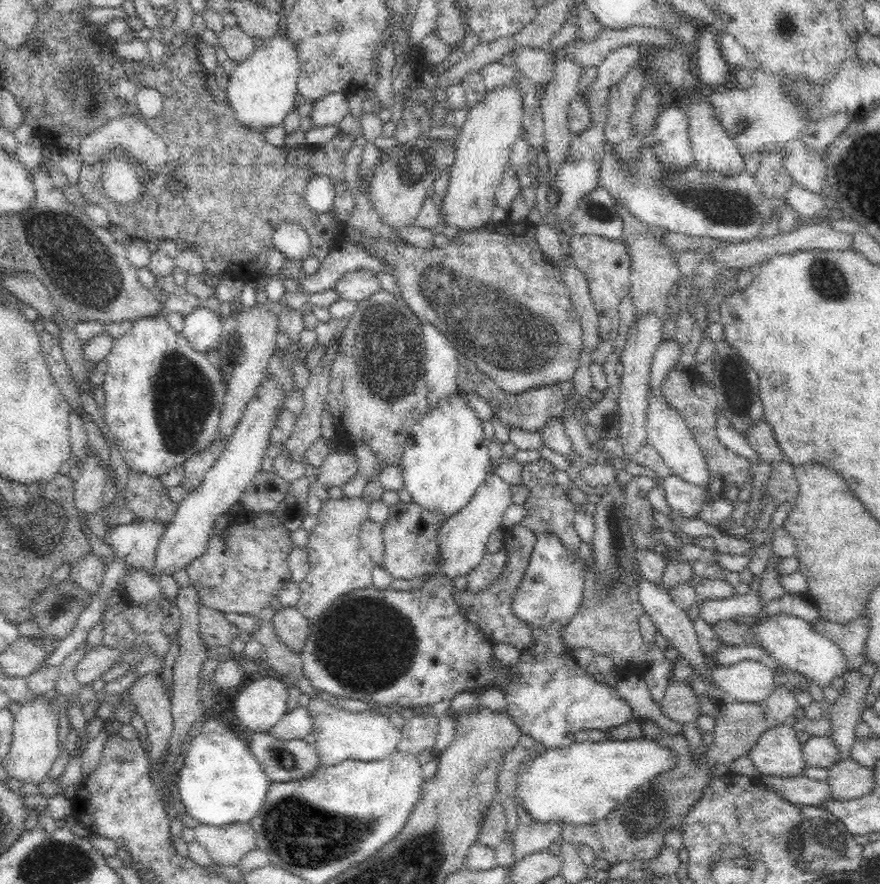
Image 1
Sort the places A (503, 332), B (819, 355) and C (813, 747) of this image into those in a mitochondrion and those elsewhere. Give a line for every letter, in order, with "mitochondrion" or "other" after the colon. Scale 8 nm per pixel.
A: mitochondrion
B: other
C: other

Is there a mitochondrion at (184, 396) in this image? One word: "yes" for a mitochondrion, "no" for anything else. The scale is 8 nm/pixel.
yes

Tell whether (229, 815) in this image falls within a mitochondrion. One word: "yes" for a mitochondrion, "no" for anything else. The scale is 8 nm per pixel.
no

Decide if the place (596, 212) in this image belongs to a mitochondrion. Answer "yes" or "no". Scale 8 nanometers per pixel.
yes

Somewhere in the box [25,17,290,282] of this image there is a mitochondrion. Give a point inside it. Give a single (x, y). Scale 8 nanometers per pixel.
(88, 64)

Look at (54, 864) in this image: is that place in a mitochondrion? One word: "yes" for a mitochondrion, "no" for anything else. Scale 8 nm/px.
yes

